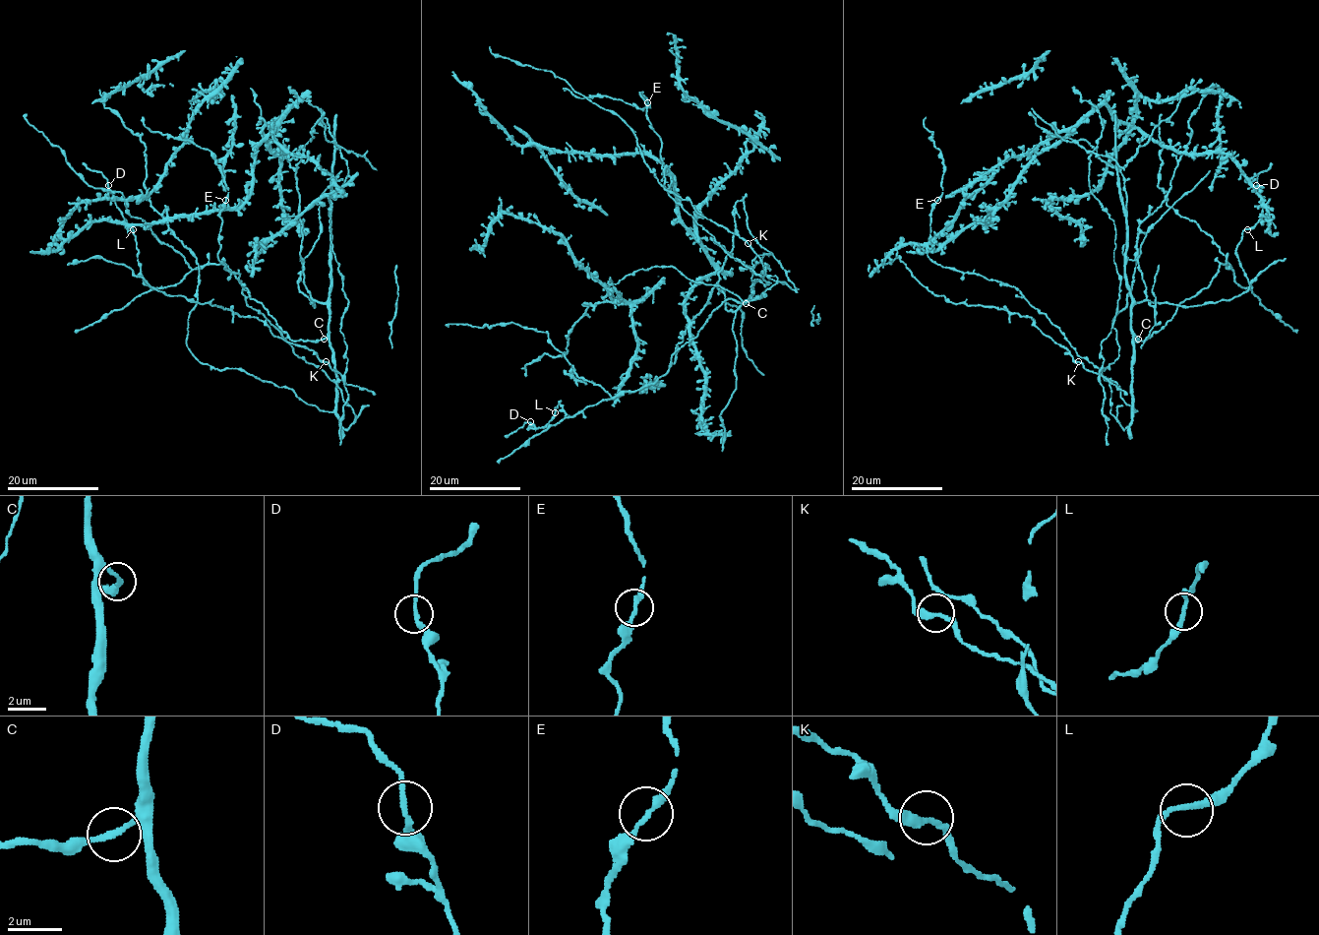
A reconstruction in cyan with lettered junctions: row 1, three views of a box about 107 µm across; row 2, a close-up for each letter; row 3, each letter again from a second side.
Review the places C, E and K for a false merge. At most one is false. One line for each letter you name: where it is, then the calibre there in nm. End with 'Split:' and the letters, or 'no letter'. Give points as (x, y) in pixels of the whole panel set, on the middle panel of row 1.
Split: no letter

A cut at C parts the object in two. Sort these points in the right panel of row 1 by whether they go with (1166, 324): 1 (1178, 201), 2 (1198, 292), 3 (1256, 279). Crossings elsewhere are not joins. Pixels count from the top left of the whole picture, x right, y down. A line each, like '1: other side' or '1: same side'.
1: other side
2: same side
3: other side

